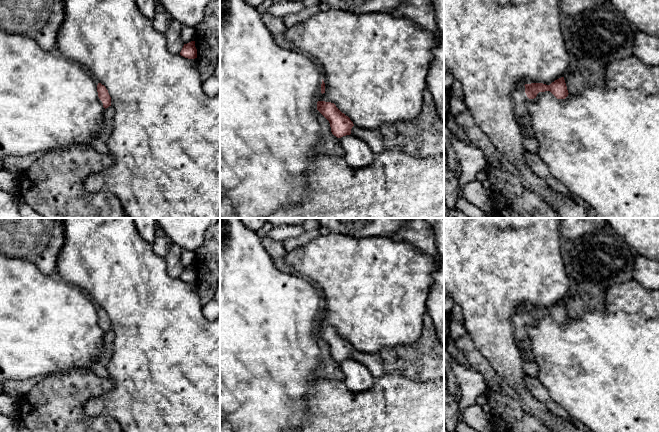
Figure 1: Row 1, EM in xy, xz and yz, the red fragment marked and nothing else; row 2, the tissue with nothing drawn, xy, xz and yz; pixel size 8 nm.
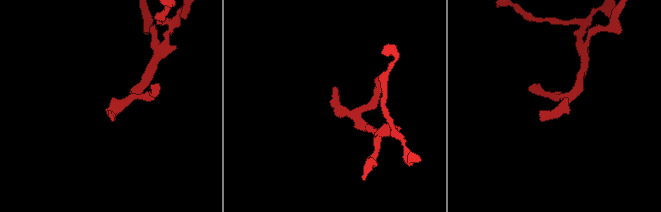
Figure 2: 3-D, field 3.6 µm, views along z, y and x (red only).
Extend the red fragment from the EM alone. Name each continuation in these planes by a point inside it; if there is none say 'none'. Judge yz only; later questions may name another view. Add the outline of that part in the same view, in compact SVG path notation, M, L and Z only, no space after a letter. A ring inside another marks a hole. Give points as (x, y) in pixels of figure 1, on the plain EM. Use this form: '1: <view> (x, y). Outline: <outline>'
1: yz (519, 321). Outline: M521 309L513 314L511 322L514 328L514 335L518 341L525 339L527 334L527 326L530 324L525 317L525 310Z

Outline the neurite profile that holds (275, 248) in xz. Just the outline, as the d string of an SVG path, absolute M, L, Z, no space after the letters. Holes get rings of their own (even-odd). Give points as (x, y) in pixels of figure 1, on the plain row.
M265 237L265 238L262 238L262 245L270 255L275 266L280 271L288 274L292 274L295 271L294 268L290 265L287 265L284 260L287 252L283 246L282 241Z

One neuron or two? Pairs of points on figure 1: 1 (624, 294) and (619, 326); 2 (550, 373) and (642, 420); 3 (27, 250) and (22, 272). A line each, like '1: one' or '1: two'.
1: two
2: one
3: two

